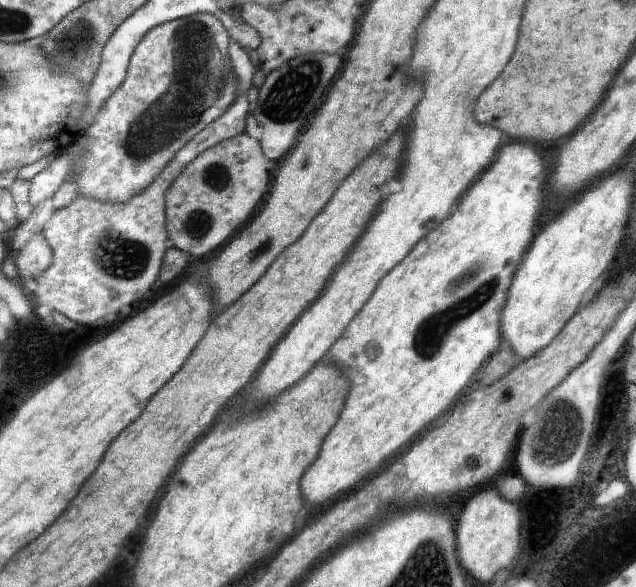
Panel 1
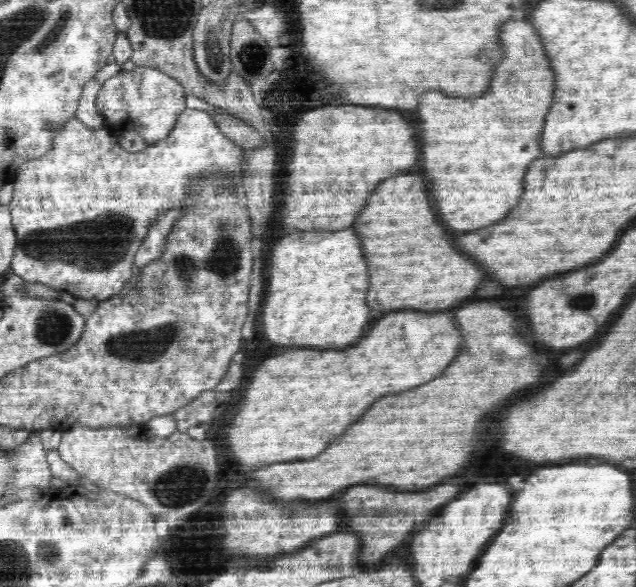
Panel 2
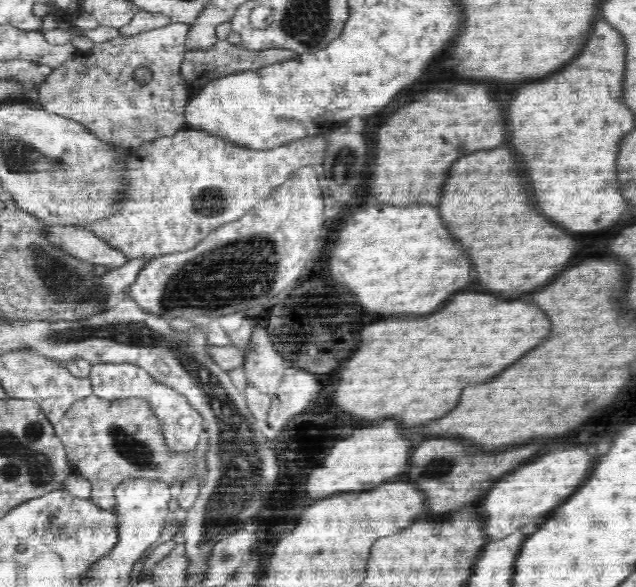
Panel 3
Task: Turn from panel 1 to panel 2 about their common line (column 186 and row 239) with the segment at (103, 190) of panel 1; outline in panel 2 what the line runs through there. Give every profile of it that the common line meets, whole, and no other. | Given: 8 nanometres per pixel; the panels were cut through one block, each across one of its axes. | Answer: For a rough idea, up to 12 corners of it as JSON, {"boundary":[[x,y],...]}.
{"boundary":[[186,107],[132,154],[46,120],[8,207],[9,273],[110,300],[162,214],[247,151]]}

